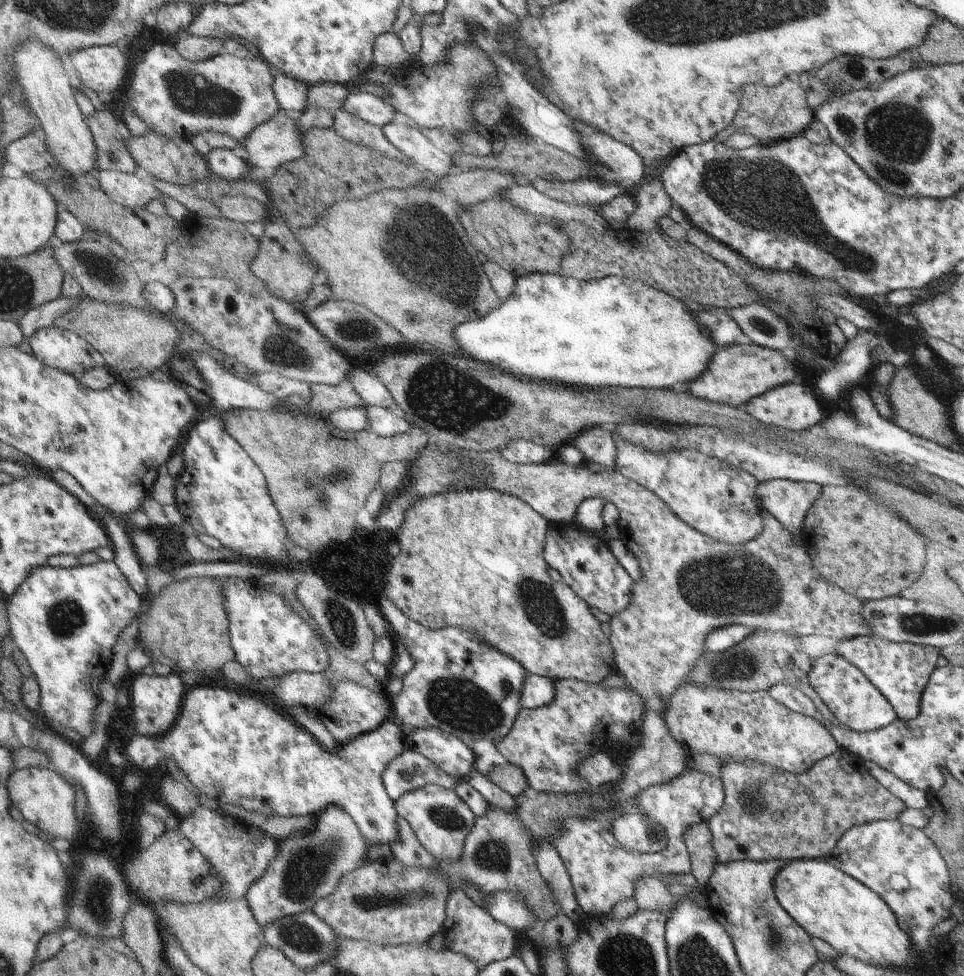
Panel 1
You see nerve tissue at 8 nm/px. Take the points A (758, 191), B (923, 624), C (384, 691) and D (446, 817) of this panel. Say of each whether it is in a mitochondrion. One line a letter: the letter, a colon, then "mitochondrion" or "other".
A: mitochondrion
B: mitochondrion
C: other
D: mitochondrion

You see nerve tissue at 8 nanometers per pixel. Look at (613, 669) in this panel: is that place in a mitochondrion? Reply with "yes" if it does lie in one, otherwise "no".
no

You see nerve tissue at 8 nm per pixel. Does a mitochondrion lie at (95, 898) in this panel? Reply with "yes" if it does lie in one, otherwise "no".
yes

